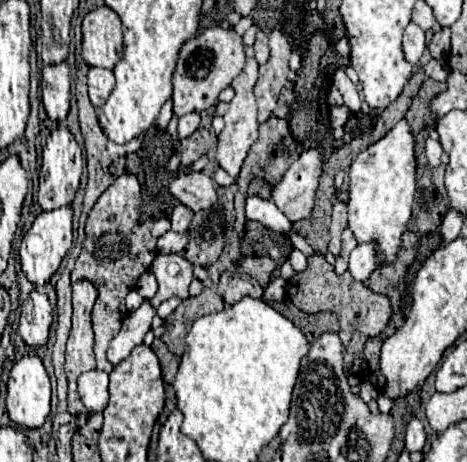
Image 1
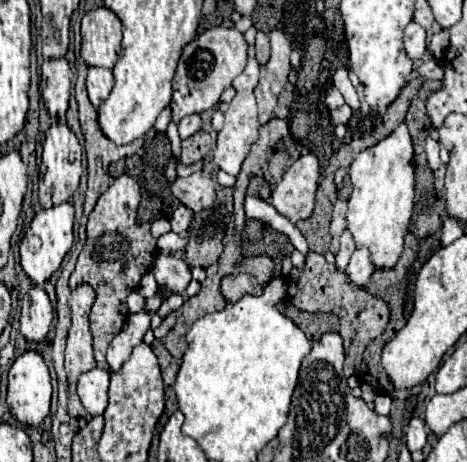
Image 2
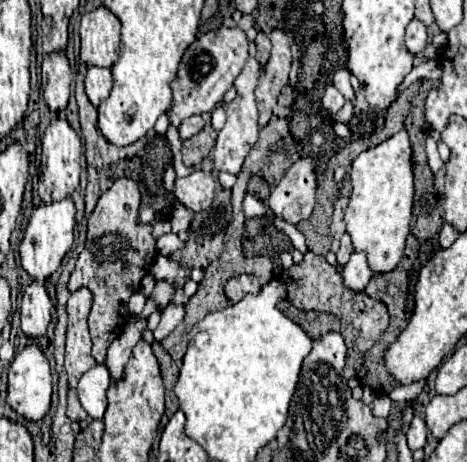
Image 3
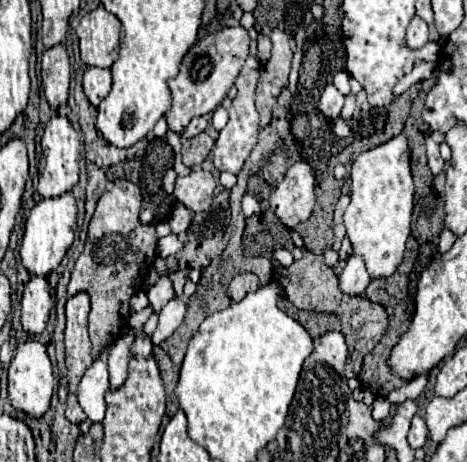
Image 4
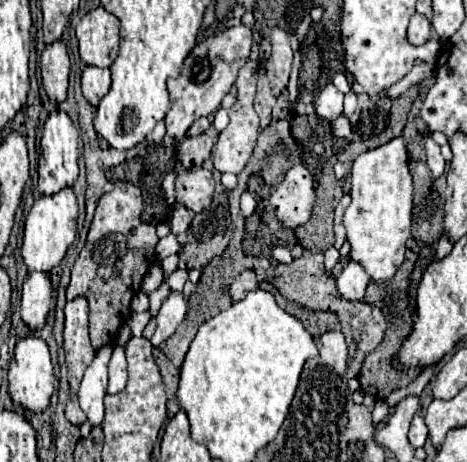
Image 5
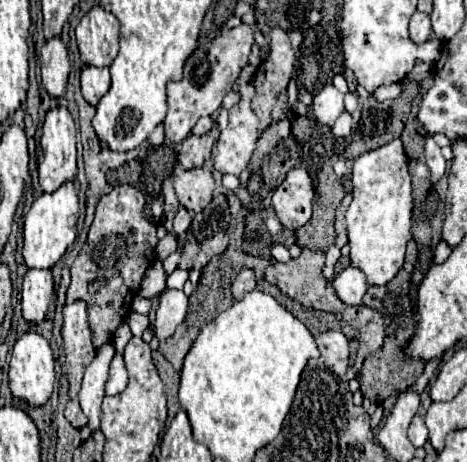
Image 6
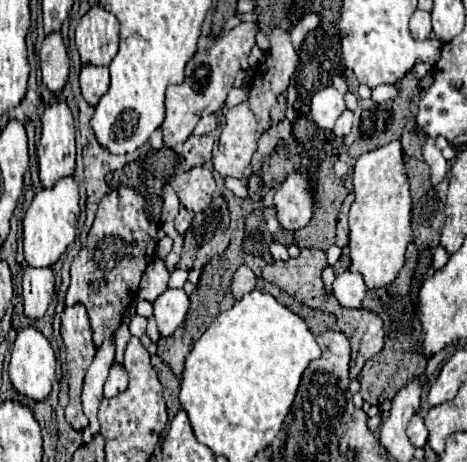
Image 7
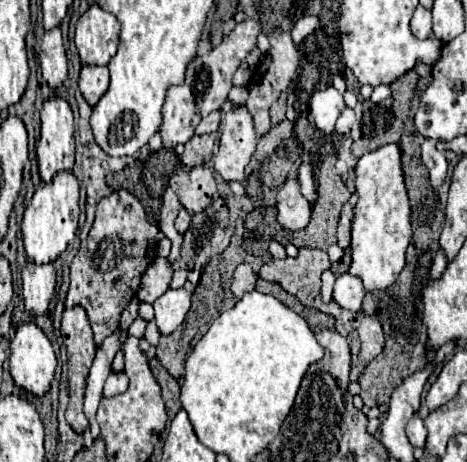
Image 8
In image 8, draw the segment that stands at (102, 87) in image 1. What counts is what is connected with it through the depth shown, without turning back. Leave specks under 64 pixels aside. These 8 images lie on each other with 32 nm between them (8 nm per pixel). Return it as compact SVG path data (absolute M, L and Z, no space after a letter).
M82 66L80 70L80 92L86 98L90 106L96 106L96 102L104 96L110 84L108 68L106 66Z

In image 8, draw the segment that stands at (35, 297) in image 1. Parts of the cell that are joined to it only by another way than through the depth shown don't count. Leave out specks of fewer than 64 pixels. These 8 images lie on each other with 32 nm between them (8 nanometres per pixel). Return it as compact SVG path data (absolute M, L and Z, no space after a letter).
M28 262L22 268L22 282L24 282L24 306L26 312L32 316L40 316L46 312L56 286L56 268L54 264L36 266Z

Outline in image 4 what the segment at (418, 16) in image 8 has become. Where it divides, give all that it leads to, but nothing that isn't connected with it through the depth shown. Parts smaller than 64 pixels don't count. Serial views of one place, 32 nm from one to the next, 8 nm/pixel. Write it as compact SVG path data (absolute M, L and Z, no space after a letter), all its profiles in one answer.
M414 16L410 20L410 24L406 28L406 42L412 50L418 50L428 42L428 24L422 18Z

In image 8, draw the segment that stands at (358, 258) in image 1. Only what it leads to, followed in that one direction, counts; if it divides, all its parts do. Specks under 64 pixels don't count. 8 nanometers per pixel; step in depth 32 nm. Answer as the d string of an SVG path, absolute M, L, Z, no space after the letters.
M342 274L336 278L336 284L334 284L334 296L336 296L336 302L346 308L346 310L352 310L352 312L358 312L360 306L362 306L362 300L364 300L364 284L358 276L352 276L352 274Z

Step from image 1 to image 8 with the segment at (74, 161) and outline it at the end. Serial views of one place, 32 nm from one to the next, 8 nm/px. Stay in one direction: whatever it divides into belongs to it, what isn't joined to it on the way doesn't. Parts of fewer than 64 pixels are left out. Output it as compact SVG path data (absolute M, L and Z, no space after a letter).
M54 96L44 102L42 130L36 146L40 178L52 180L56 172L72 172L74 168L74 116L68 102Z

